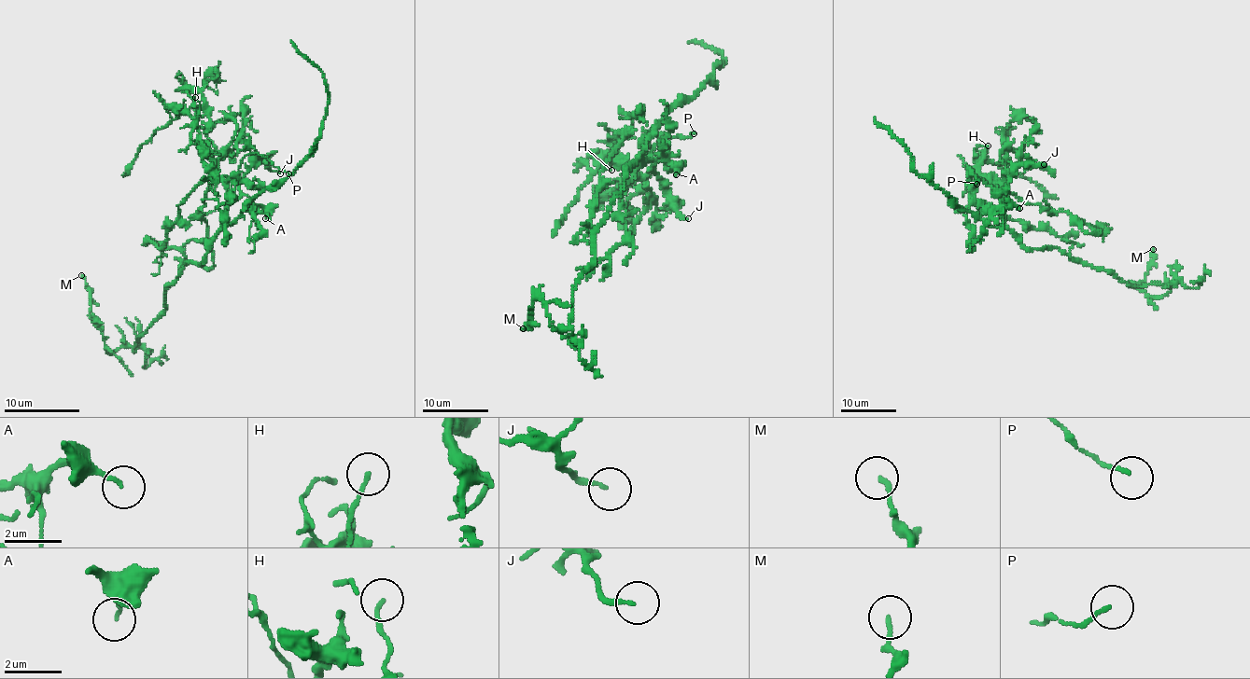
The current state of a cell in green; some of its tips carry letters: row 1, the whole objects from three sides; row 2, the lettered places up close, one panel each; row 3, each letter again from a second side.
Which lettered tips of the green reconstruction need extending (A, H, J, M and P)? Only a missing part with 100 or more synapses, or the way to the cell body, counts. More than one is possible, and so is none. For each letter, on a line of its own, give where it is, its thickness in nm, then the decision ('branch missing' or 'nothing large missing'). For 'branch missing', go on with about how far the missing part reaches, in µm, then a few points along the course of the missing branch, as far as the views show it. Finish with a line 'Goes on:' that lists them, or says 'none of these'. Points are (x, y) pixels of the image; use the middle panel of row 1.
A: place (676, 174); calibre 150 nm; nothing large missing
H: place (611, 170); calibre 120 nm; nothing large missing
J: place (688, 218); calibre 140 nm; nothing large missing
M: place (523, 328); calibre 140 nm; nothing large missing
P: place (694, 133); calibre 110 nm; nothing large missing
Goes on: none of these

